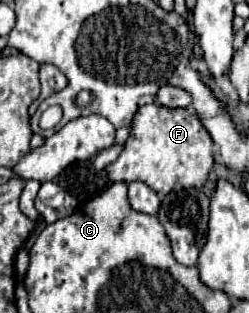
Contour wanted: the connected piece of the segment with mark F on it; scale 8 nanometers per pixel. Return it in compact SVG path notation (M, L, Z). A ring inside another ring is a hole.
M147 104L137 110L133 132L127 138L121 156L107 166L107 172L111 182L145 182L157 194L169 194L173 190L205 186L213 164L213 140L197 116L191 116L185 108L171 110Z

